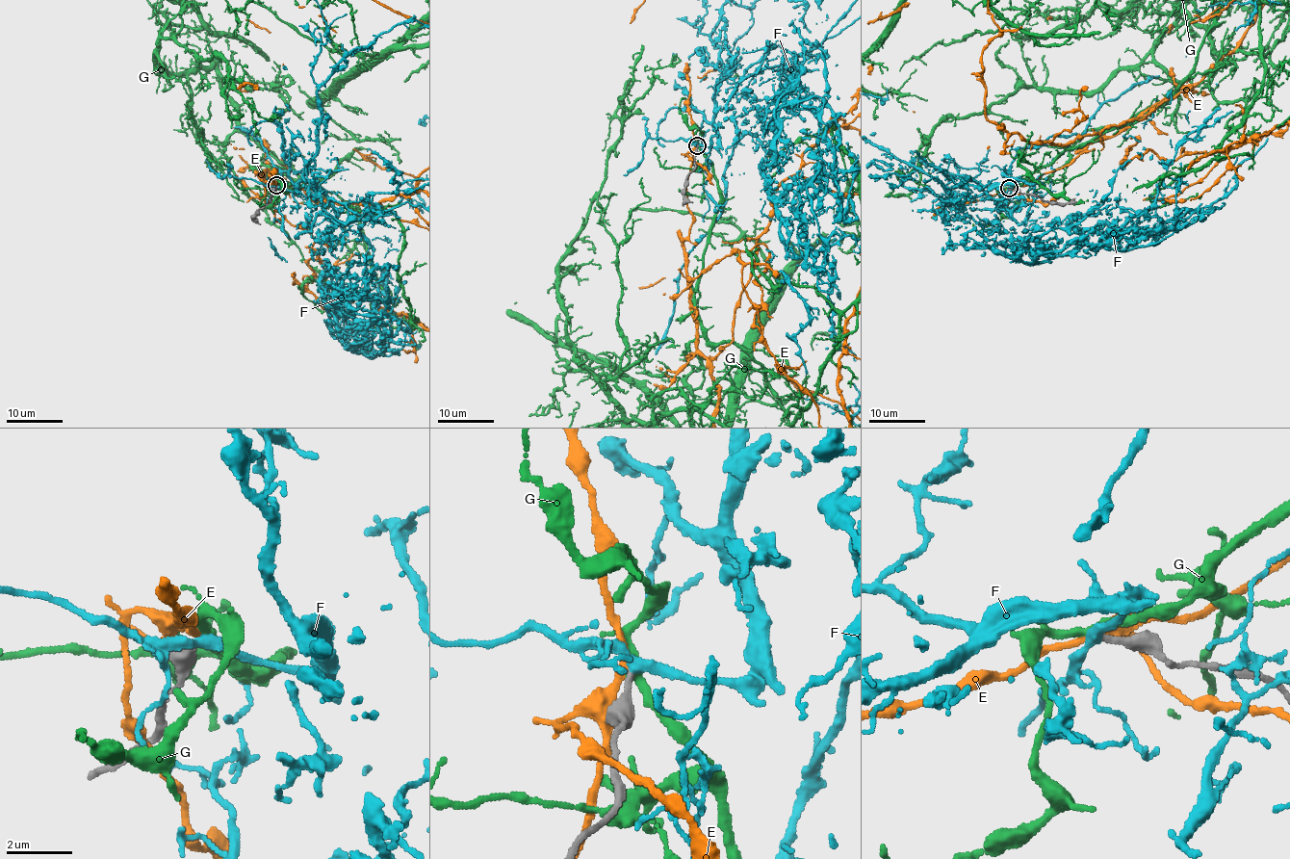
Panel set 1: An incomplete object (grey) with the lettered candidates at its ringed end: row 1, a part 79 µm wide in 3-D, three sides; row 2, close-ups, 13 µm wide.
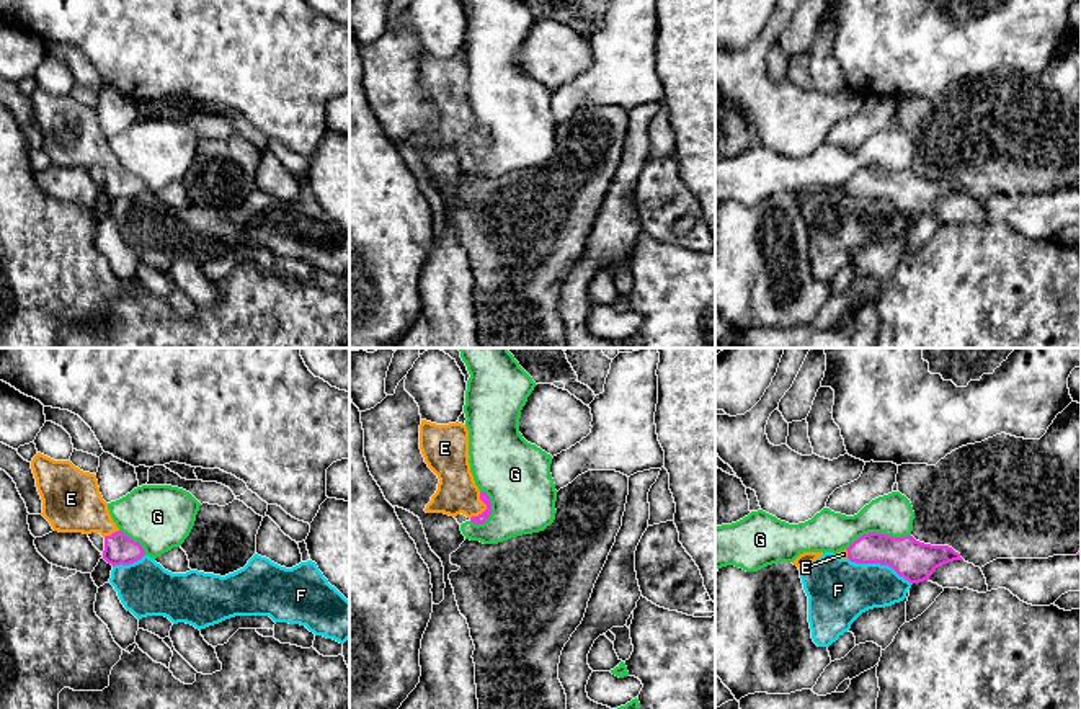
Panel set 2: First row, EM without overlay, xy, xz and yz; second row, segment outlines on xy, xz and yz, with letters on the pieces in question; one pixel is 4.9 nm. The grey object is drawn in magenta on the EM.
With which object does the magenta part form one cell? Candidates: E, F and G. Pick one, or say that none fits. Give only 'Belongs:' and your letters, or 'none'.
Belongs: E

